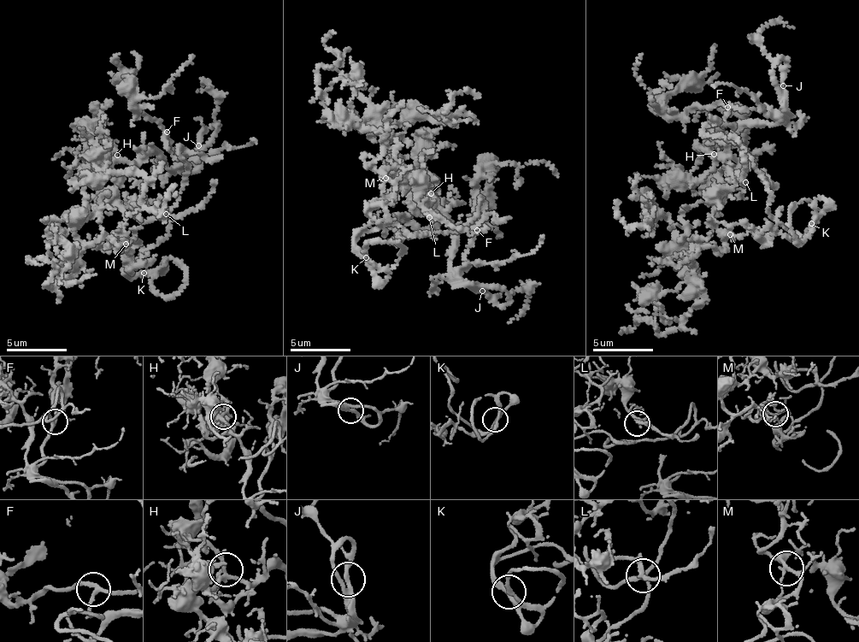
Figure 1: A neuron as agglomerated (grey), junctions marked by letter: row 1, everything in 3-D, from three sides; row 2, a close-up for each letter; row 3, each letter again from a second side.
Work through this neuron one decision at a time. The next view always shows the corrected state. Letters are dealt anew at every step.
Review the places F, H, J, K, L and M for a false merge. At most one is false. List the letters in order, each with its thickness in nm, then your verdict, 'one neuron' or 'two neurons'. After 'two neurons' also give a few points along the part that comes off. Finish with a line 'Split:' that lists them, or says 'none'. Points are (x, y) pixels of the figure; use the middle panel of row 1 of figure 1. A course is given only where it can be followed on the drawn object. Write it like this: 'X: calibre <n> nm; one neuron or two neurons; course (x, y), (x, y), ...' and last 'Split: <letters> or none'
F: calibre 200 nm; one neuron
H: calibre 200 nm; one neuron
J: calibre 200 nm; one neuron
K: calibre 220 nm; one neuron
L: calibre 190 nm; one neuron
M: calibre 190 nm; one neuron
Split: none

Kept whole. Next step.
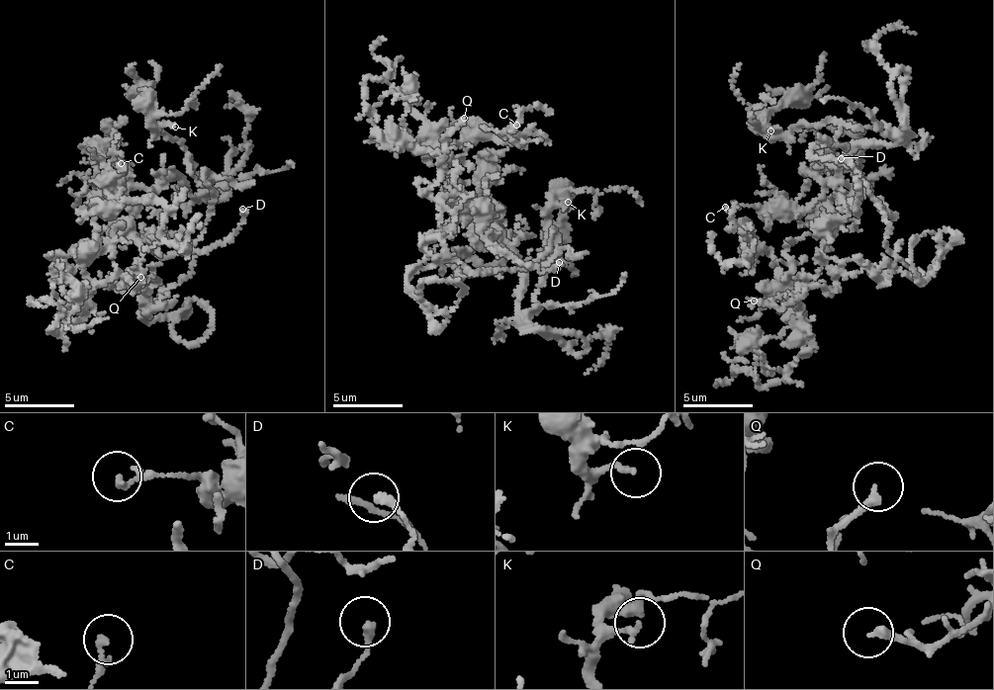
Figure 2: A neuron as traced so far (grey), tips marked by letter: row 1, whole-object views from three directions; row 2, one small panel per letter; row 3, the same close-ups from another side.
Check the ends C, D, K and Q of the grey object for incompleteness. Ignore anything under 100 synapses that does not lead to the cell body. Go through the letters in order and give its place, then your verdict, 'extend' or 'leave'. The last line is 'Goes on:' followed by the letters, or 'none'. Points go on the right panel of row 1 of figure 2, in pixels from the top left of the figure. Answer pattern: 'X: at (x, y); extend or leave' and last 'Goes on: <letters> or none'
C: at (725, 207); leave
D: at (841, 158); leave
K: at (770, 130); leave
Q: at (754, 301); leave
Goes on: none

